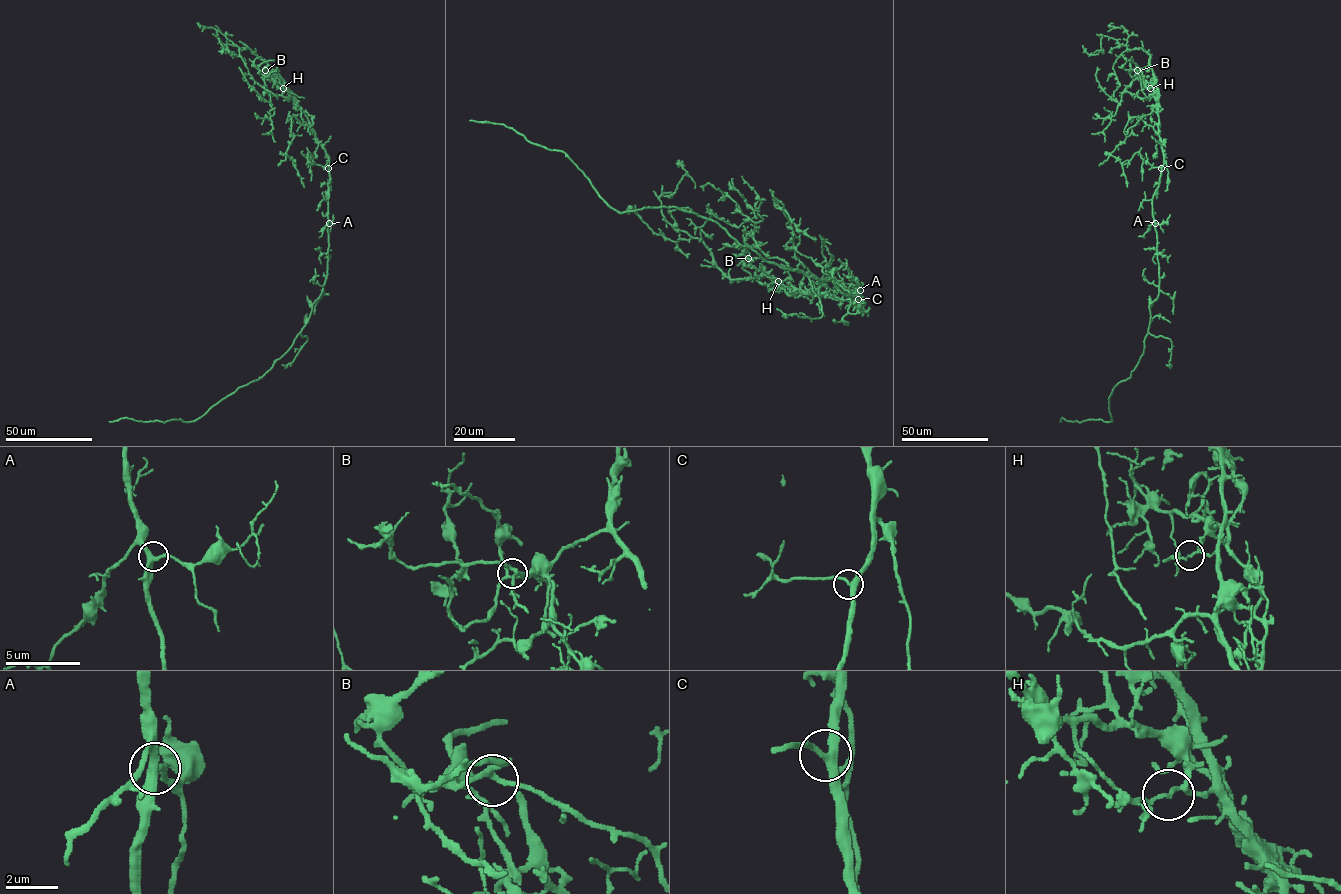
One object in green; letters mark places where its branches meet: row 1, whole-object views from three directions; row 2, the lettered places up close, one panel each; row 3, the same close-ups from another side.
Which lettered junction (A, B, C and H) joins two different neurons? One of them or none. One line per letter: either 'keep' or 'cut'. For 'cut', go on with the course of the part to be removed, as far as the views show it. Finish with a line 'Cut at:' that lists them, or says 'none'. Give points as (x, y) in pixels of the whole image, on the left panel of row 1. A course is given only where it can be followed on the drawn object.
A: keep
B: keep
C: keep
H: cut; course (283, 88), (277, 83), (283, 83), (301, 108), (301, 119), (310, 126)
Cut at: H

